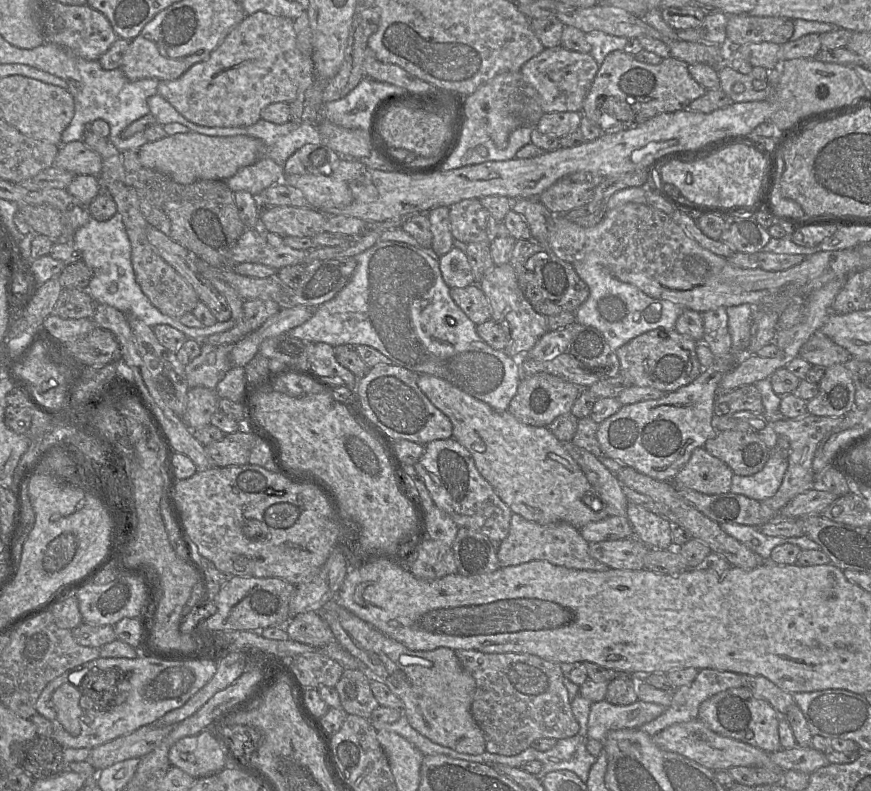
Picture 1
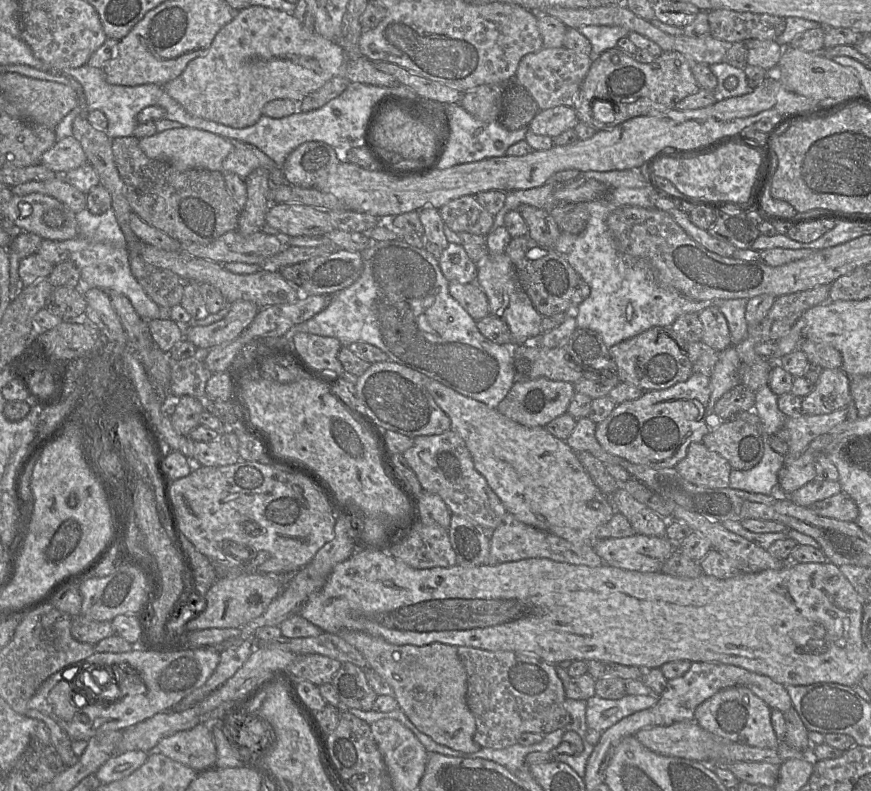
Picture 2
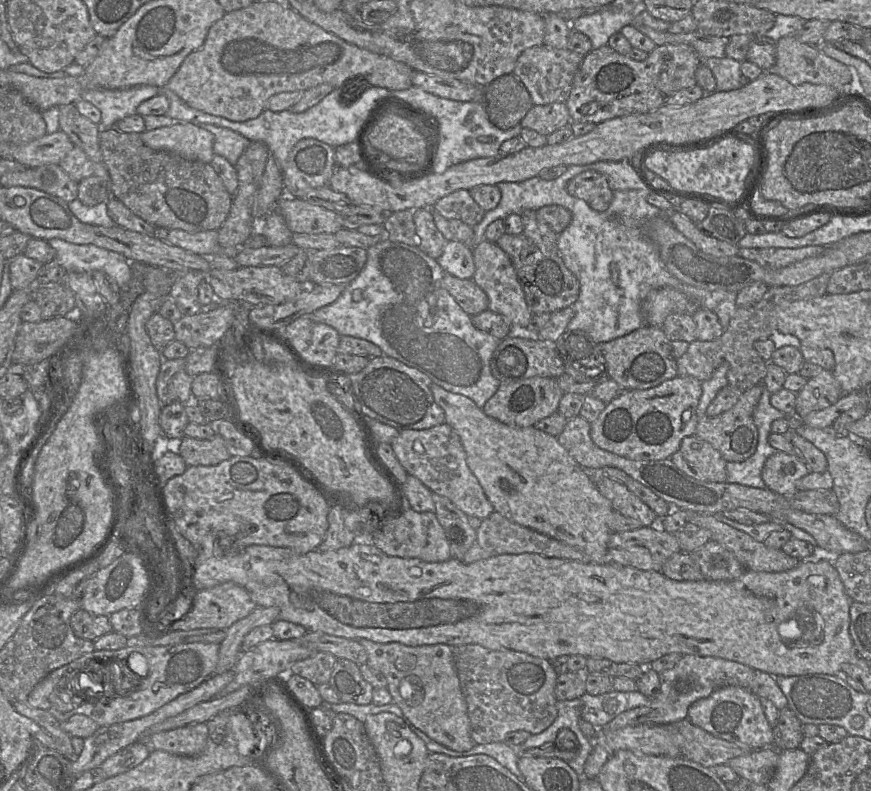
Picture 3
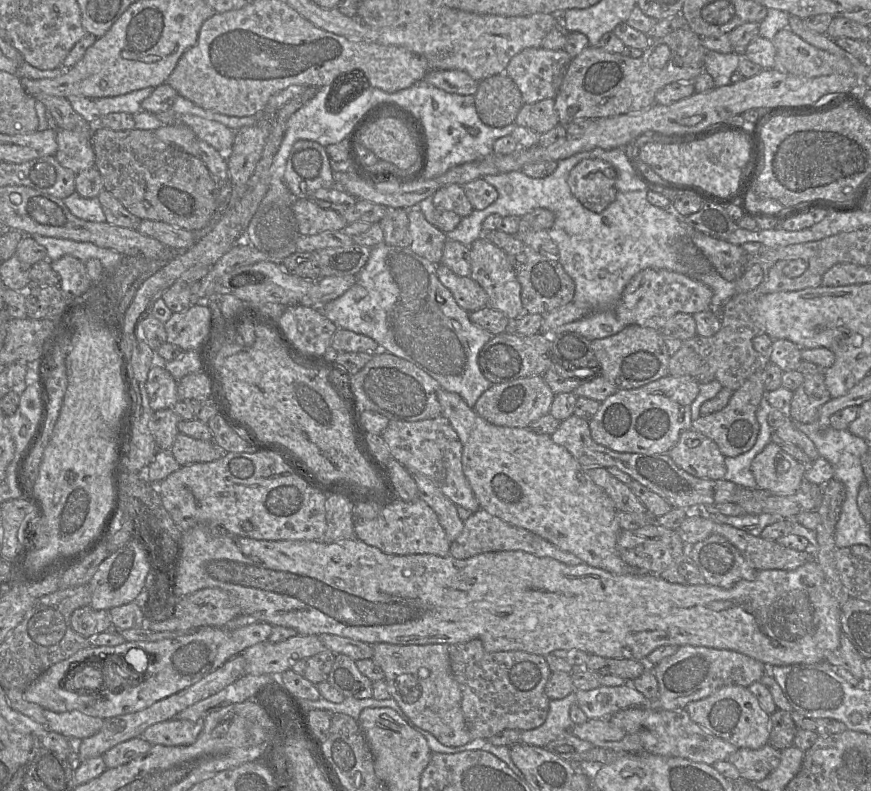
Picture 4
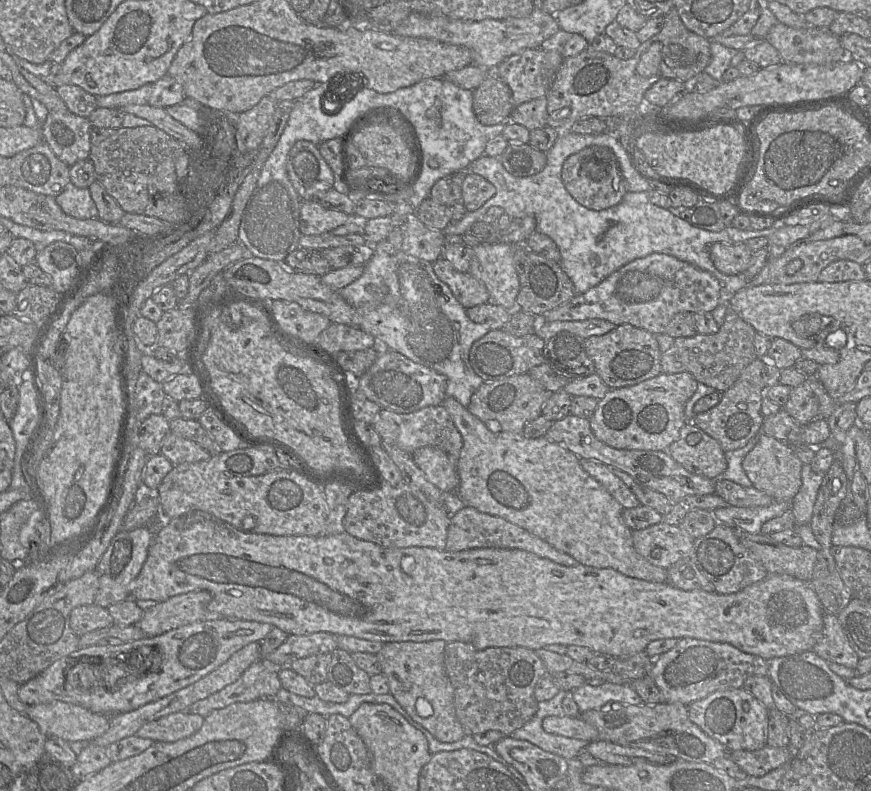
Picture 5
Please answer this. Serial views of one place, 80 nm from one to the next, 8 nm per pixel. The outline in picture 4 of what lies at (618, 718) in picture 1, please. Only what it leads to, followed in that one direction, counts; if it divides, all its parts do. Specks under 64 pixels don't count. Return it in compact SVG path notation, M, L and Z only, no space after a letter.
M630 683L622 686L599 686L598 688L582 691L575 691L577 704L587 716L587 719L607 719L616 712L634 707L646 707L648 700L638 692Z

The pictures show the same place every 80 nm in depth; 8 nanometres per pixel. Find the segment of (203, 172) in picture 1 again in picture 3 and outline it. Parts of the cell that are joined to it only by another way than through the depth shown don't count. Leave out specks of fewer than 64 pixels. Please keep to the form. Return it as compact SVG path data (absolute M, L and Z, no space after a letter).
M185 122L141 133L144 144L188 160L209 163L214 157L214 136L198 125Z

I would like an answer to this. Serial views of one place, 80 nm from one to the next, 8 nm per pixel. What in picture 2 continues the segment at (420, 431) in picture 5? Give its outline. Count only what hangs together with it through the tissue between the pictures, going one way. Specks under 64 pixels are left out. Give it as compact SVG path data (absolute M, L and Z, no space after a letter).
M450 429L439 435L417 436L413 446L402 455L416 473L423 489L439 495L452 514L467 518L488 532L501 524L507 510L486 479L475 469L472 455L458 433Z

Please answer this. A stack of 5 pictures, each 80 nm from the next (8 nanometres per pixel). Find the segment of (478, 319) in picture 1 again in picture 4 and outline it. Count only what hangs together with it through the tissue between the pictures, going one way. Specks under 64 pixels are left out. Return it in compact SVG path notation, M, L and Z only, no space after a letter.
M441 263L436 265L440 282L451 291L461 308L471 313L488 306L488 294L470 276L459 276Z

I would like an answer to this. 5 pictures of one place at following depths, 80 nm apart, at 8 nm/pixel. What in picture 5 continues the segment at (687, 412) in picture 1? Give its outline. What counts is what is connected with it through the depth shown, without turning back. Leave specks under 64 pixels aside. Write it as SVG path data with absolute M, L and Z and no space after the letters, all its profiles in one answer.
M688 372L660 373L636 385L610 389L589 419L591 429L597 439L617 449L667 451L687 422L685 405L697 384Z

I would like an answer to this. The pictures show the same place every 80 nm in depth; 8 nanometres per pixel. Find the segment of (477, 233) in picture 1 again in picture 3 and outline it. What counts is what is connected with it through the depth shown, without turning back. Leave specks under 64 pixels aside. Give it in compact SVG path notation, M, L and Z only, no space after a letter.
M464 189L439 199L434 209L444 218L461 220L470 227L480 223L485 215L485 211L473 199L469 190Z

